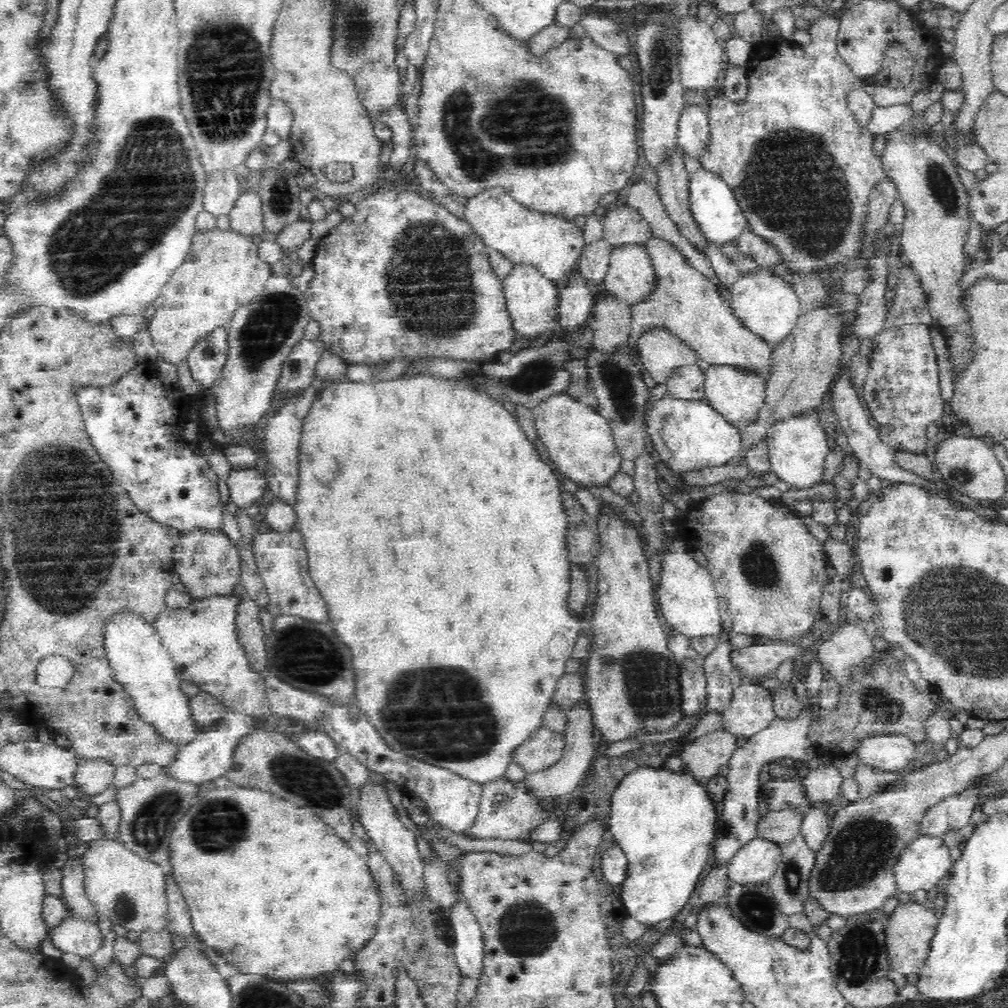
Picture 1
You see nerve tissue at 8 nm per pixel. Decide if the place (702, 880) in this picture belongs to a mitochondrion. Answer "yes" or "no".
no

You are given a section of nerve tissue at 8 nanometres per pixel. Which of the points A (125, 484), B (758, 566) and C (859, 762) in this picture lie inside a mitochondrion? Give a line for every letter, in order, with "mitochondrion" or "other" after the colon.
A: other
B: mitochondrion
C: other

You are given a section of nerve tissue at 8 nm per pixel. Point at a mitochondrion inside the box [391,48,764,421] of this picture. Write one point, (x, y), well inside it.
(522, 127)

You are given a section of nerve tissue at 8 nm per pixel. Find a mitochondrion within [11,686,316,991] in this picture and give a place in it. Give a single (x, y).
(152, 822)

